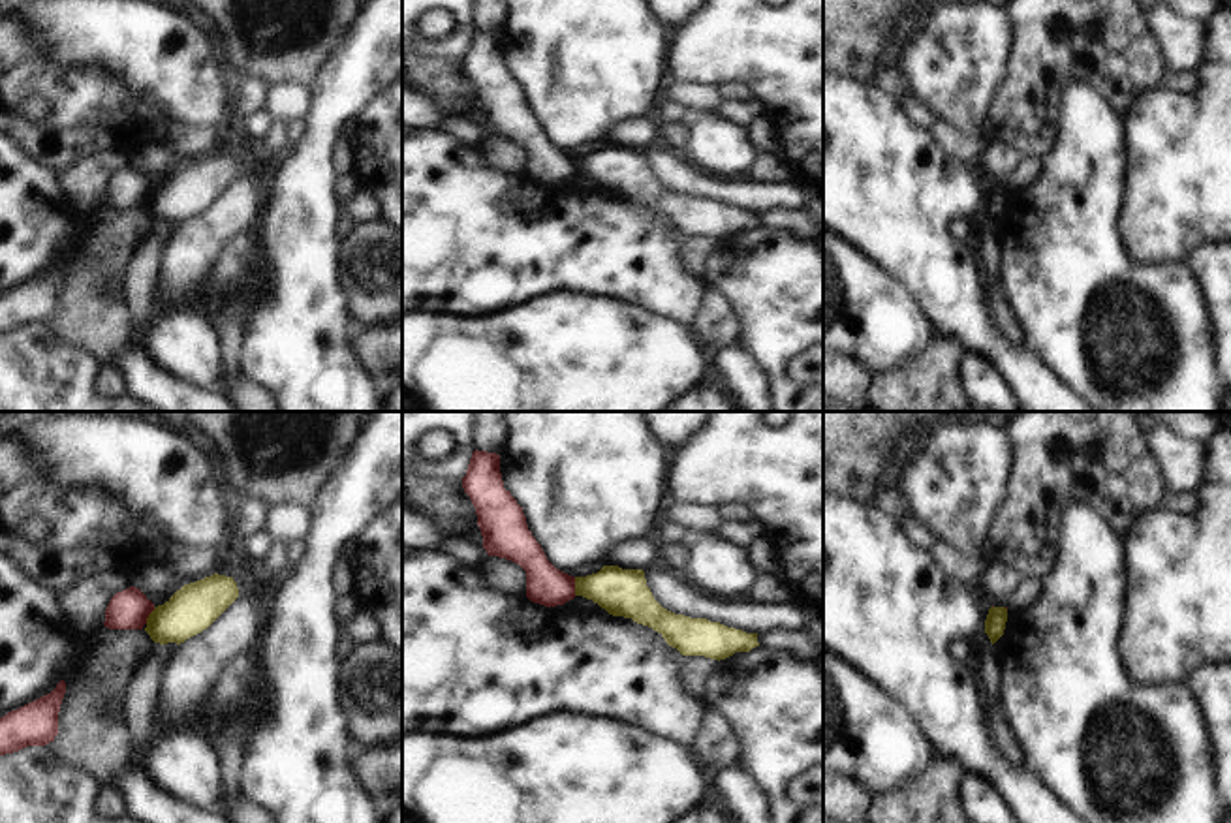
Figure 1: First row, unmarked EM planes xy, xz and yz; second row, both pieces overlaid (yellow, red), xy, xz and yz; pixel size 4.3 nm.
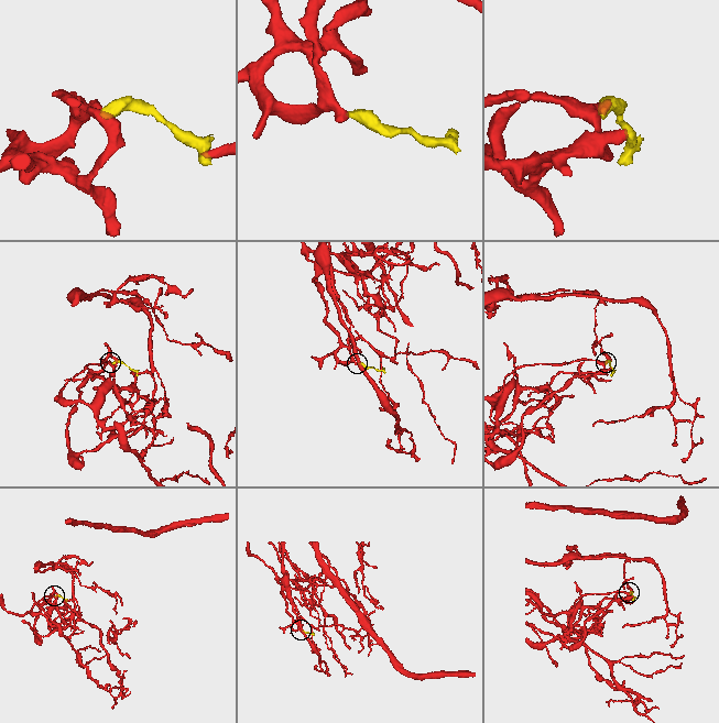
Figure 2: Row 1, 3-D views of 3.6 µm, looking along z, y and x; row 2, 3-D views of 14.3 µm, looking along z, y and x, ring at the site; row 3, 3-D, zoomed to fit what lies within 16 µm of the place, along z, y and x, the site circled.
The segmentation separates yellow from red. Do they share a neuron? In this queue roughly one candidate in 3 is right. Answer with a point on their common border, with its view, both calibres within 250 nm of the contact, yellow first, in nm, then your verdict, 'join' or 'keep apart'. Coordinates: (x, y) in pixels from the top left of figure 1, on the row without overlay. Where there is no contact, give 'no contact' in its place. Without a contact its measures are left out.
contact xz (576, 166); calibres 200 and 170 nm; keep apart

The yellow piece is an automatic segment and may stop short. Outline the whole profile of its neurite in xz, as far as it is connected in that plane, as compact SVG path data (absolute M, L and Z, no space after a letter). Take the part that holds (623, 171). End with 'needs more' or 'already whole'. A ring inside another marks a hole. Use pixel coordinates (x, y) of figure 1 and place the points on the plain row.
M603 145L598 152L575 156L575 175L592 179L613 195L631 197L652 207L682 235L720 241L735 231L750 231L759 225L757 212L663 188L647 165L643 148Z; already whole

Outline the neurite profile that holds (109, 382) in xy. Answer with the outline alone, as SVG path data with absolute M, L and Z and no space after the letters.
M101 363L96 376L96 389L103 396L126 395L124 380L113 363Z

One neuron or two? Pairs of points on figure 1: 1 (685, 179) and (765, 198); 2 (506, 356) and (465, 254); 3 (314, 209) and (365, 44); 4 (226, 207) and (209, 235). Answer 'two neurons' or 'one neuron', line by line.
1: one neuron
2: two neurons
3: one neuron
4: one neuron

